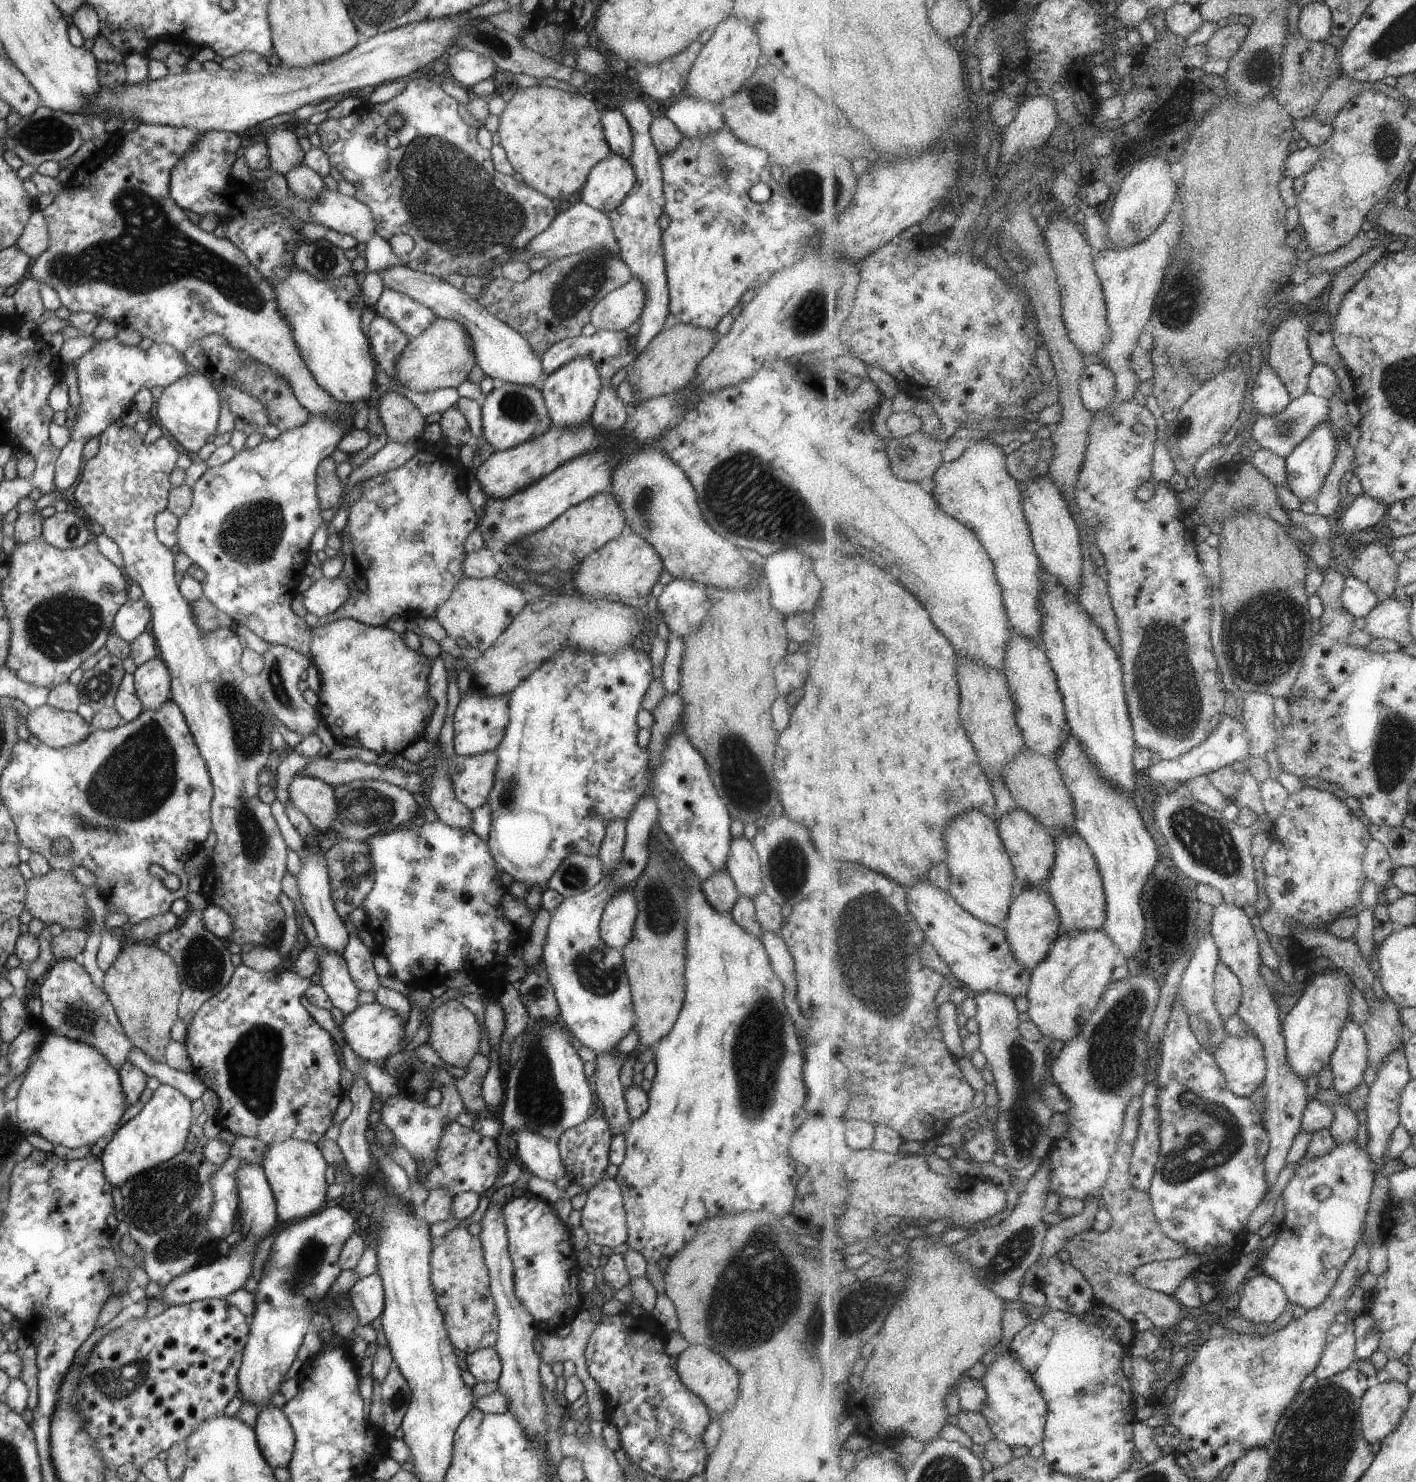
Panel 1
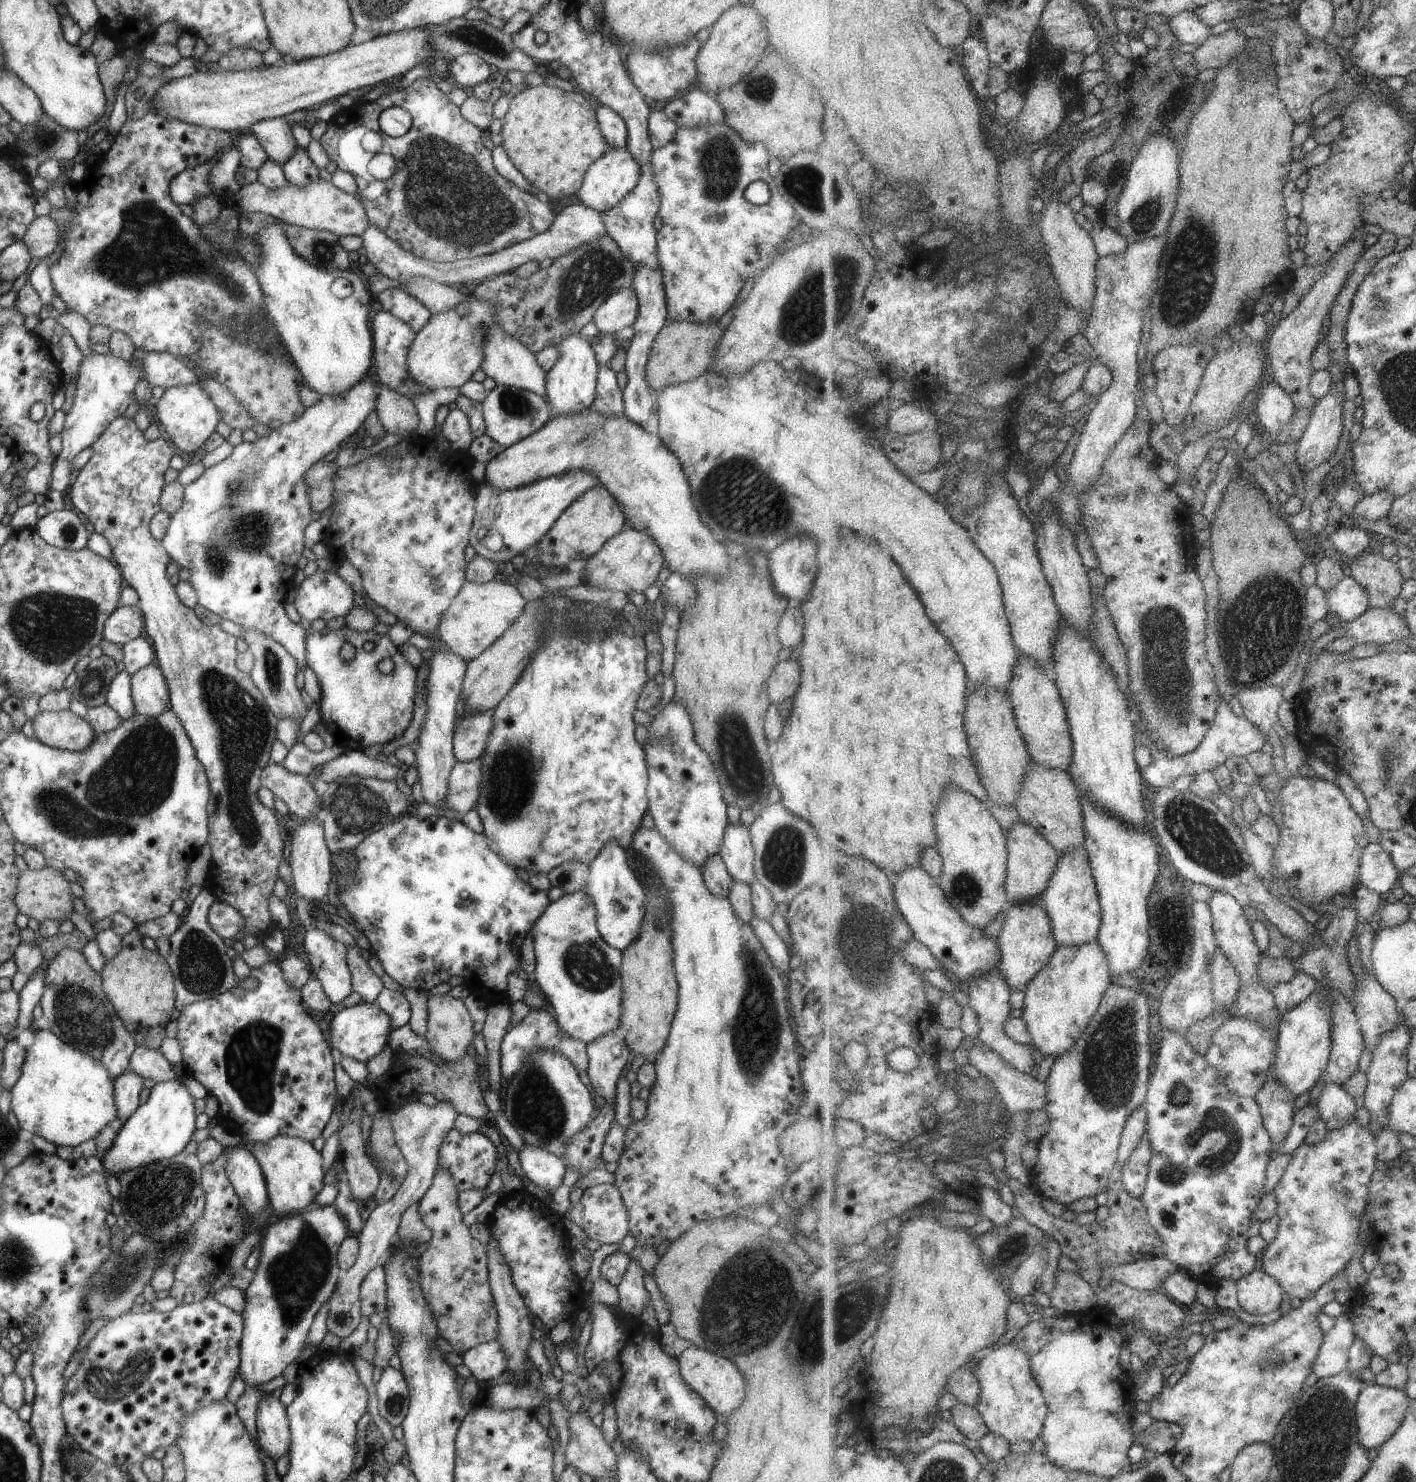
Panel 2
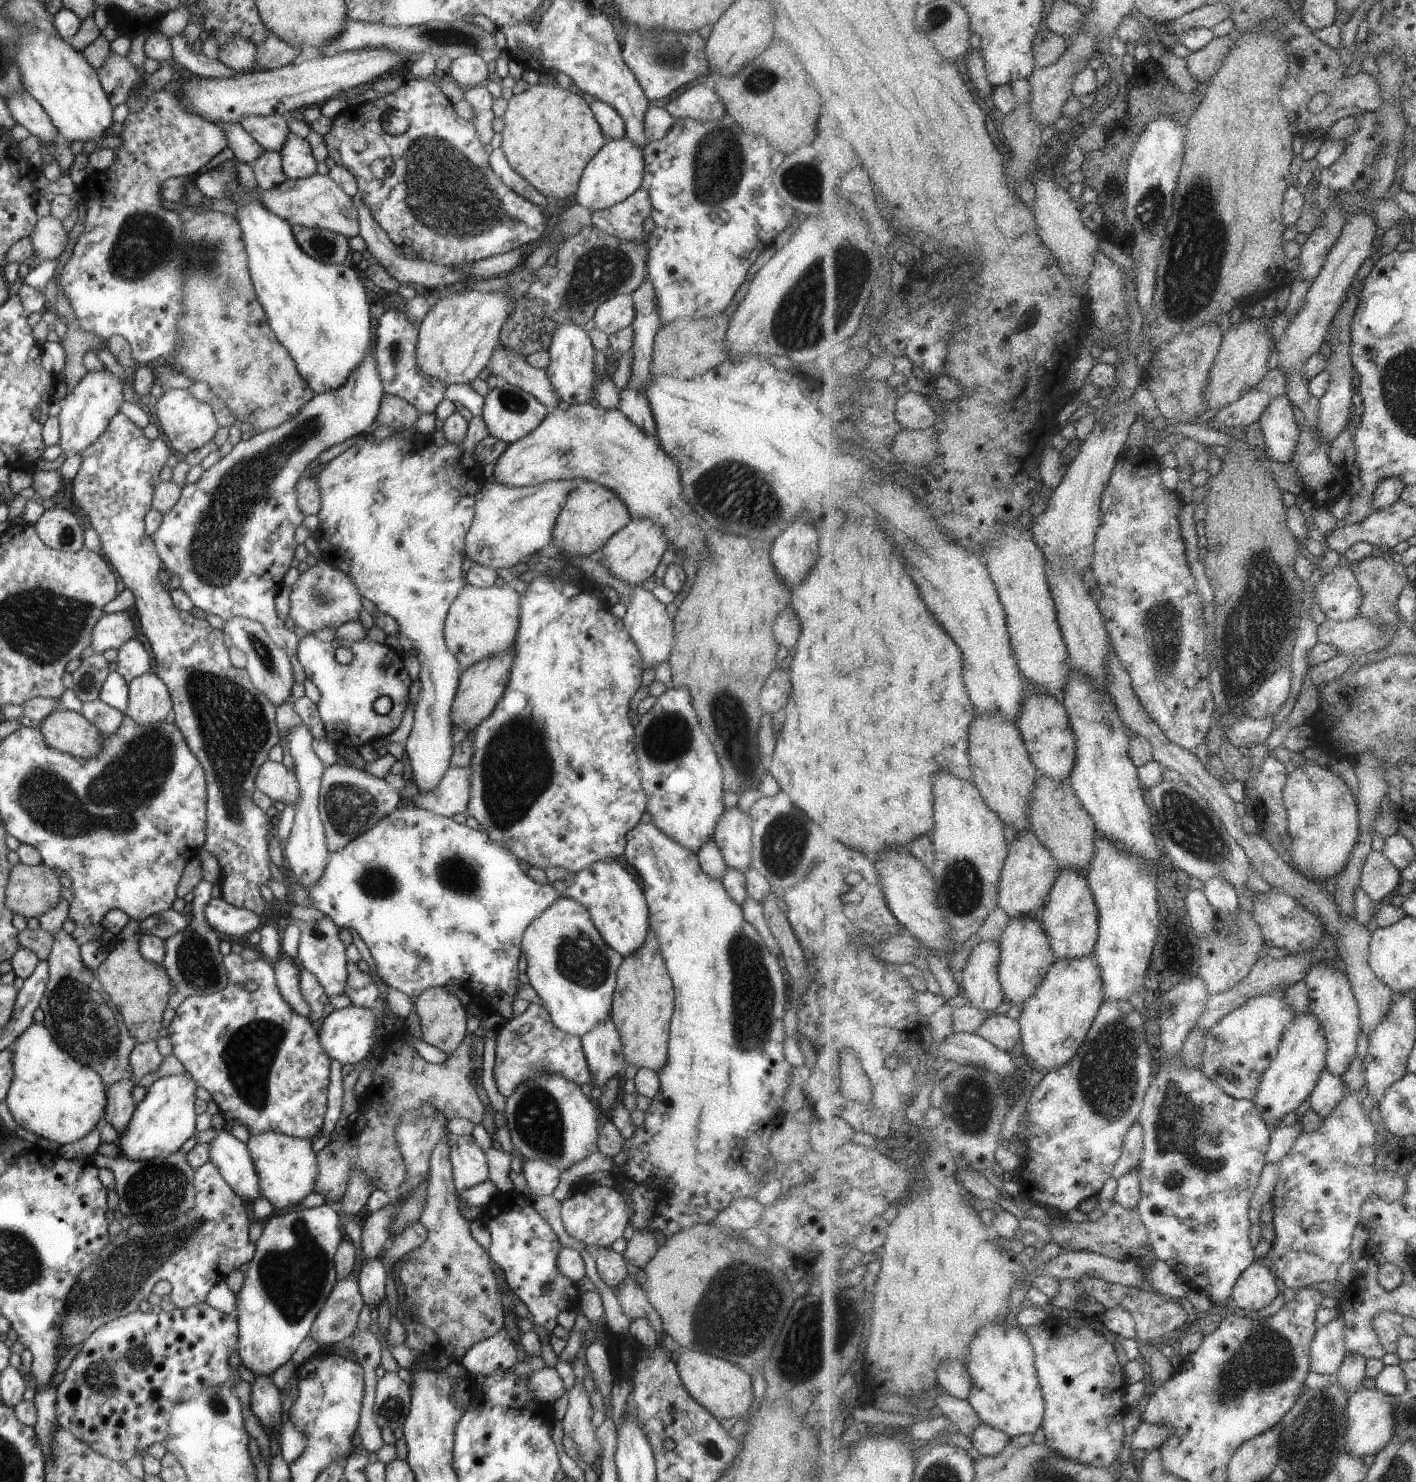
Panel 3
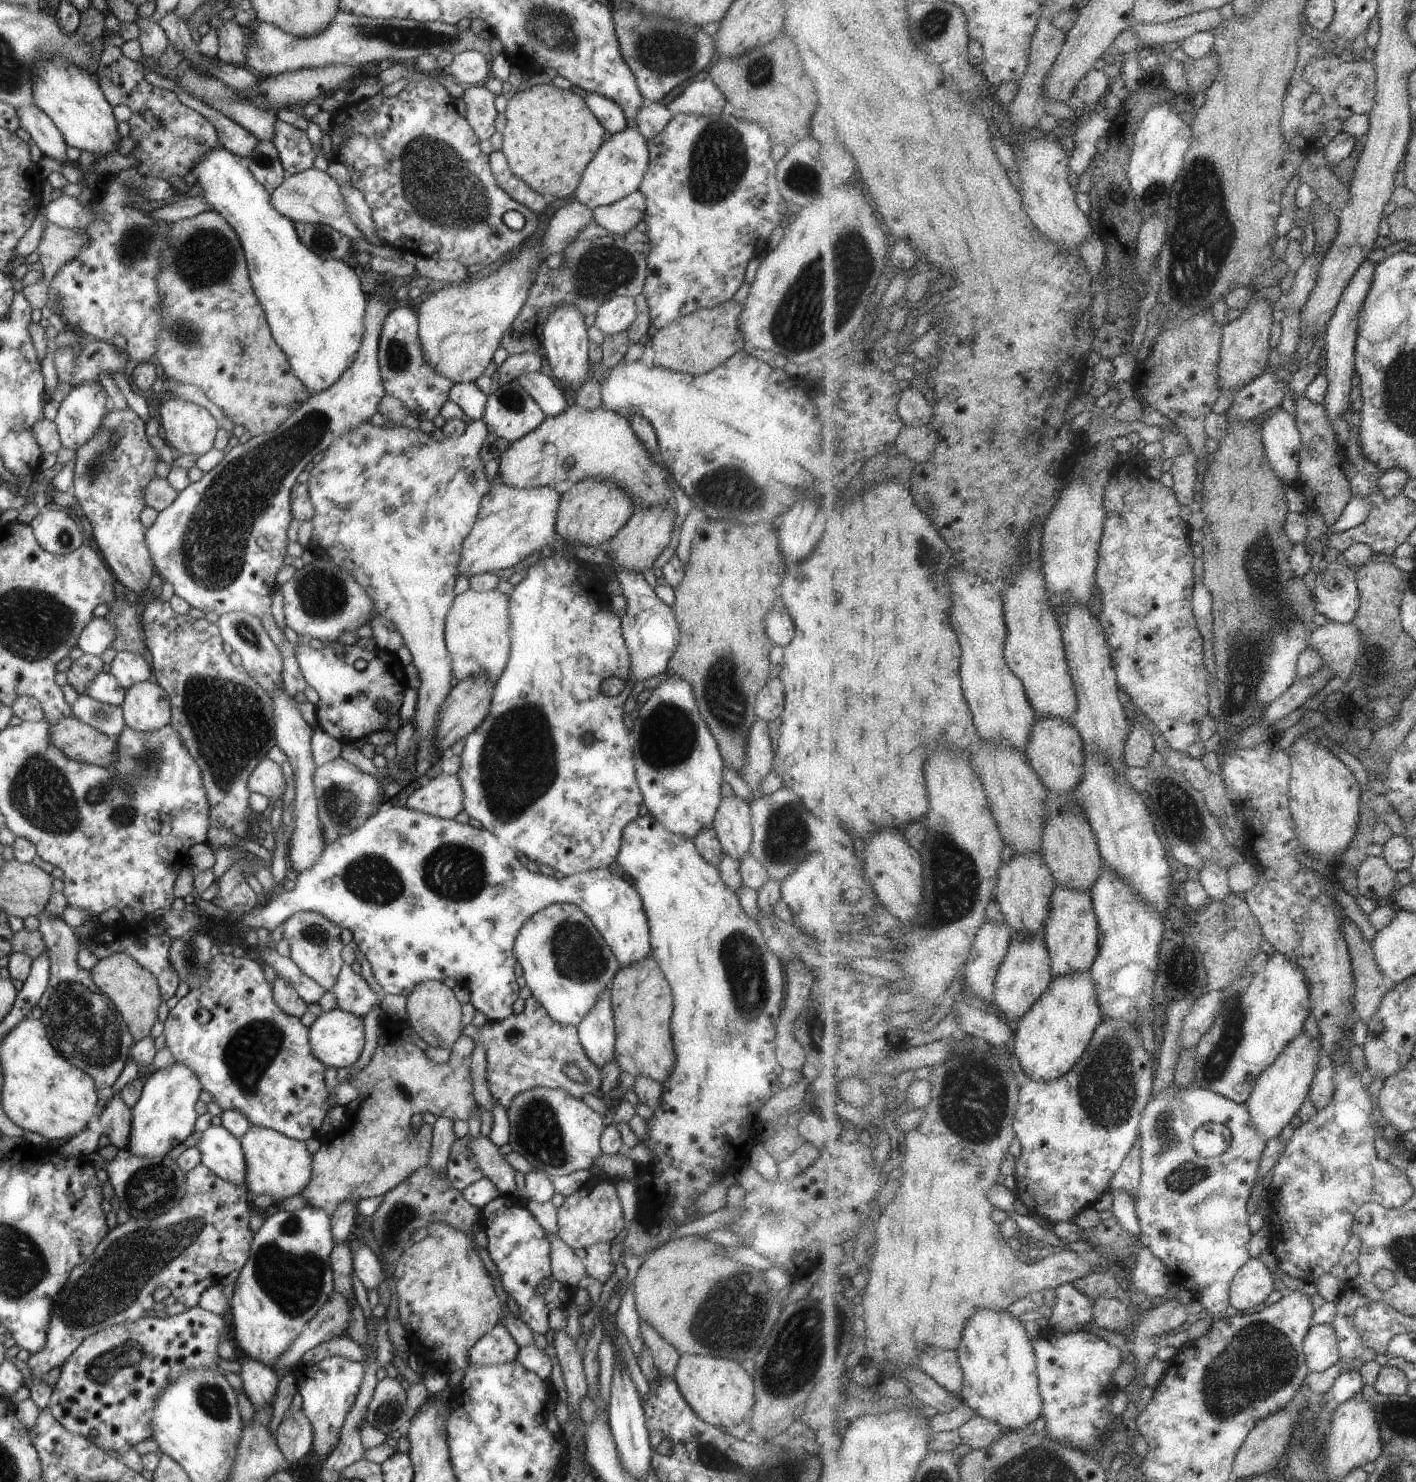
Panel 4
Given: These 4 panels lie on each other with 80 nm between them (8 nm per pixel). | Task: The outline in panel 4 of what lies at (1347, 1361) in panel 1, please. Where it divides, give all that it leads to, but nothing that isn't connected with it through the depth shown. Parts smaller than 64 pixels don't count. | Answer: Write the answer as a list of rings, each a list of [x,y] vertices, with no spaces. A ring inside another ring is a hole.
[[[1332,1323],[1313,1325],[1304,1346],[1310,1372],[1325,1372],[1342,1360]]]

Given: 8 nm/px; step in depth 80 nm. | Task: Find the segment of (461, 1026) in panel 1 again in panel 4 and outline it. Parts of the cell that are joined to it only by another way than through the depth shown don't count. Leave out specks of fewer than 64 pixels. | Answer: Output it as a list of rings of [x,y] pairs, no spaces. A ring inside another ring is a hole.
[[[421,980],[409,989],[405,996],[405,1010],[407,1010],[405,1023],[429,1047],[451,1047],[453,1042],[462,1035],[459,1031],[461,1007],[452,990],[441,981]]]

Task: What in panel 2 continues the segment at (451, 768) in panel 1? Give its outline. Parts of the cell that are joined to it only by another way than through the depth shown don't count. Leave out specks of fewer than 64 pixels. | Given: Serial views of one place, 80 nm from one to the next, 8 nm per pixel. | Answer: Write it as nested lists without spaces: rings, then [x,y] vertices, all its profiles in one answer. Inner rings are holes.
[[[482,758],[455,761],[447,779],[447,796],[444,810],[451,809],[461,814],[474,808],[479,796]]]

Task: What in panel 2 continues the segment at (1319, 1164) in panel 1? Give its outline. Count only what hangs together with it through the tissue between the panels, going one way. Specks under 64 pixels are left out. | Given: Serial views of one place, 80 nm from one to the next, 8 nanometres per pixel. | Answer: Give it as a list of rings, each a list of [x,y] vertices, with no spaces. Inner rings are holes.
[[[1355,1118],[1343,1128],[1329,1130],[1329,1136],[1323,1142],[1313,1146],[1304,1142],[1295,1150],[1295,1154],[1291,1154],[1291,1160],[1274,1192],[1278,1202],[1278,1236],[1260,1254],[1260,1266],[1278,1280],[1286,1299],[1303,1301],[1315,1296],[1321,1286],[1345,1270],[1355,1254],[1360,1254],[1359,1232],[1366,1224],[1365,1207],[1368,1205],[1367,1200],[1370,1200],[1379,1161],[1375,1145],[1375,1134],[1369,1125],[1363,1127]]]

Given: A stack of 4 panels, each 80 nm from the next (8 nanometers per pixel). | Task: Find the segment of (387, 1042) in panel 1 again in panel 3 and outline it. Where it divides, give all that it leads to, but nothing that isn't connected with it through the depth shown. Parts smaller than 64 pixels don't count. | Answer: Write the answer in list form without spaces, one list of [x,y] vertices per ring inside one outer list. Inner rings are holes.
[[[349,1005],[341,1010],[333,1010],[327,1016],[323,1016],[315,1027],[323,1054],[327,1054],[329,1060],[336,1060],[341,1065],[356,1064],[371,1050],[371,1044],[376,1042],[373,1036],[375,1018],[373,1018],[372,1009],[365,1010],[365,1008],[355,1008]]]

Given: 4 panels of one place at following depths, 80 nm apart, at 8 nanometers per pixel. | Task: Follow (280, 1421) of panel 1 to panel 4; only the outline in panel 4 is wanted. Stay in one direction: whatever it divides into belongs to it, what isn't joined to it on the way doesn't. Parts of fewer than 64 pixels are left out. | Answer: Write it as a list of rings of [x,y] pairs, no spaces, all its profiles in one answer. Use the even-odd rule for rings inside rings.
[[[237,1351],[236,1361],[239,1364],[239,1379],[242,1382],[243,1393],[254,1410],[263,1410],[274,1402],[275,1390],[279,1378],[263,1362],[251,1360],[245,1354]]]

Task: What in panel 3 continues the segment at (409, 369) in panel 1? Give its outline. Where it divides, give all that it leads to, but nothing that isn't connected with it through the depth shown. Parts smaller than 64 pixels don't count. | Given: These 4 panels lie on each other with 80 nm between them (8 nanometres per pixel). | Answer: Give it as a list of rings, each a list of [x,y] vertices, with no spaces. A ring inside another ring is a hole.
[[[471,284],[467,286],[450,287],[442,290],[435,304],[427,308],[425,316],[418,327],[415,359],[417,370],[430,378],[443,382],[446,386],[451,384],[464,384],[475,380],[493,356],[493,350],[499,347],[499,330],[503,322],[515,310],[515,300],[509,298],[509,292],[479,292]]]

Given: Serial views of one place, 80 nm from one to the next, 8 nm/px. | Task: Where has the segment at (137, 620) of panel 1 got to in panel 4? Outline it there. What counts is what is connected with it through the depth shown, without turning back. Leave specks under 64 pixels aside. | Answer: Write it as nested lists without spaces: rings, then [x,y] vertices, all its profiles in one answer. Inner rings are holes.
[[[104,617],[92,618],[79,632],[75,646],[83,654],[99,657],[103,650],[108,649],[113,638],[115,638],[115,628],[111,622],[107,622]]]

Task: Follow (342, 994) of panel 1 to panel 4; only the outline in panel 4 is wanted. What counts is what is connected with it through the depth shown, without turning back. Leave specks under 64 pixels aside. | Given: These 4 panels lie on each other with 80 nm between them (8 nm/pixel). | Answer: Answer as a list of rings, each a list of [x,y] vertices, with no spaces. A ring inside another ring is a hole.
[[[303,910],[287,916],[279,925],[282,926],[281,940],[286,940],[289,945],[288,958],[291,962],[301,970],[301,974],[311,978],[324,991],[329,991],[335,984],[339,968],[344,964],[340,956],[344,947],[340,940],[341,928],[317,912]]]

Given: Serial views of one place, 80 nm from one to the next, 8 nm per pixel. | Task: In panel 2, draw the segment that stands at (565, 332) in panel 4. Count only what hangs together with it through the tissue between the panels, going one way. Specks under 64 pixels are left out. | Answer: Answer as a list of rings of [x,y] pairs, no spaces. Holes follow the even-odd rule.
[[[577,333],[567,335],[555,346],[558,357],[555,364],[545,373],[545,399],[551,405],[553,414],[578,413],[592,404],[599,365],[590,348],[589,340],[583,340]]]

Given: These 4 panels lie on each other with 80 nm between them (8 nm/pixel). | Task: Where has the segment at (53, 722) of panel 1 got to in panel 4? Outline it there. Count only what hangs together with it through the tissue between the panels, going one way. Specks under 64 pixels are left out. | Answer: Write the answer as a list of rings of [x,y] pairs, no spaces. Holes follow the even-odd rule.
[[[71,715],[49,726],[49,740],[68,758],[83,764],[107,768],[117,758],[115,736],[105,736]]]

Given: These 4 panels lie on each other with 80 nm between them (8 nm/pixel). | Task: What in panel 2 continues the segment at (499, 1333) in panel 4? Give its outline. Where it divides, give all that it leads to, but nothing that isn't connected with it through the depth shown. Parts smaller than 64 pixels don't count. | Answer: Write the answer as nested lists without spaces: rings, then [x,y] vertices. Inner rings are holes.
[[[496,1340],[471,1347],[461,1355],[461,1358],[462,1364],[478,1382],[491,1380],[506,1370],[506,1356]]]

